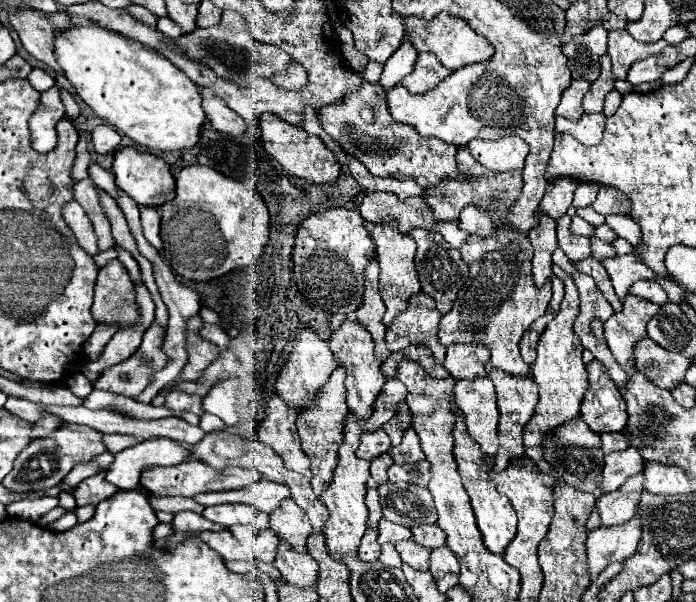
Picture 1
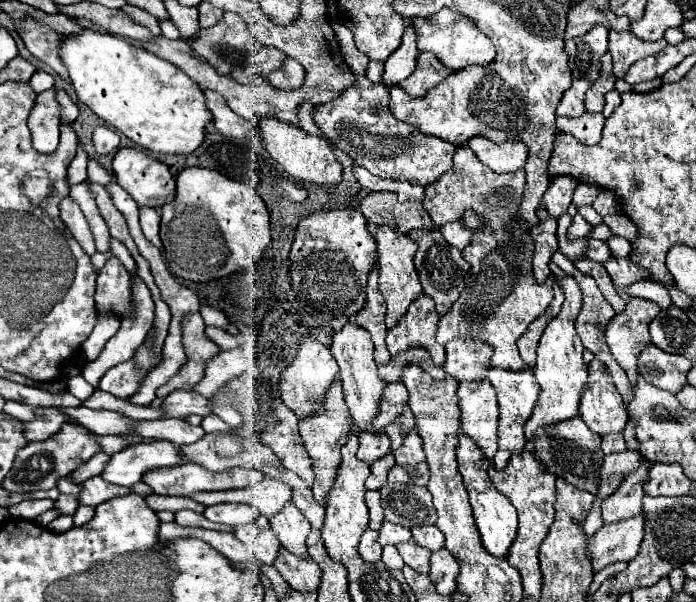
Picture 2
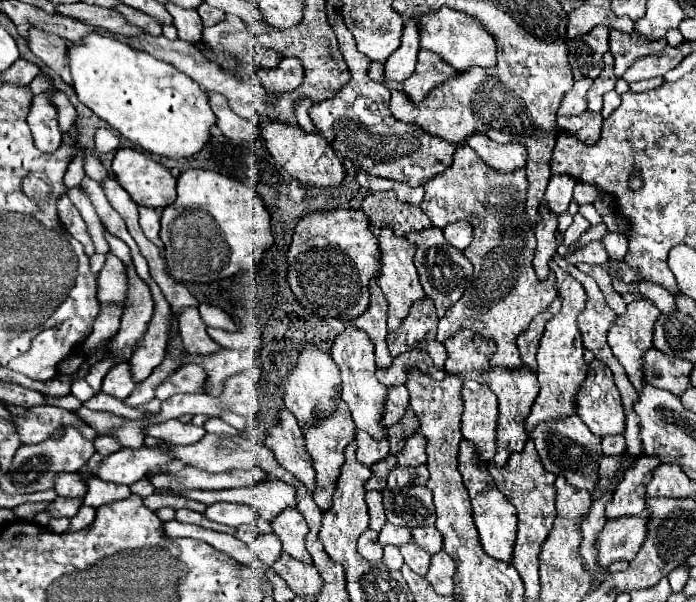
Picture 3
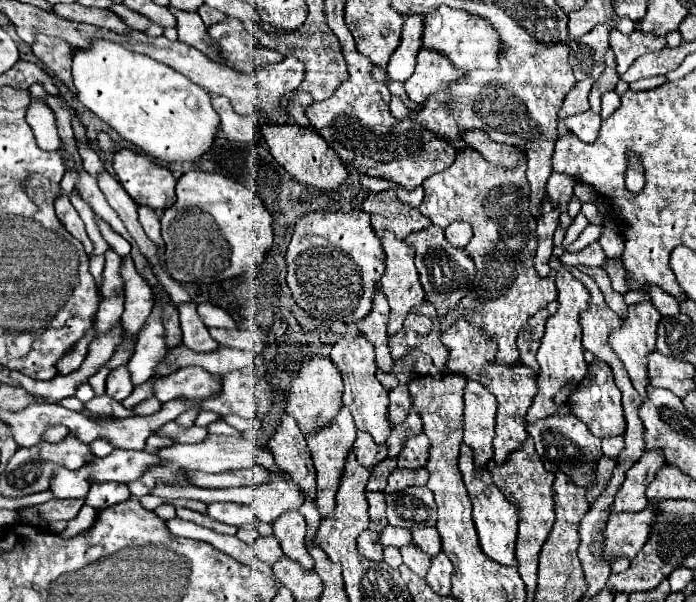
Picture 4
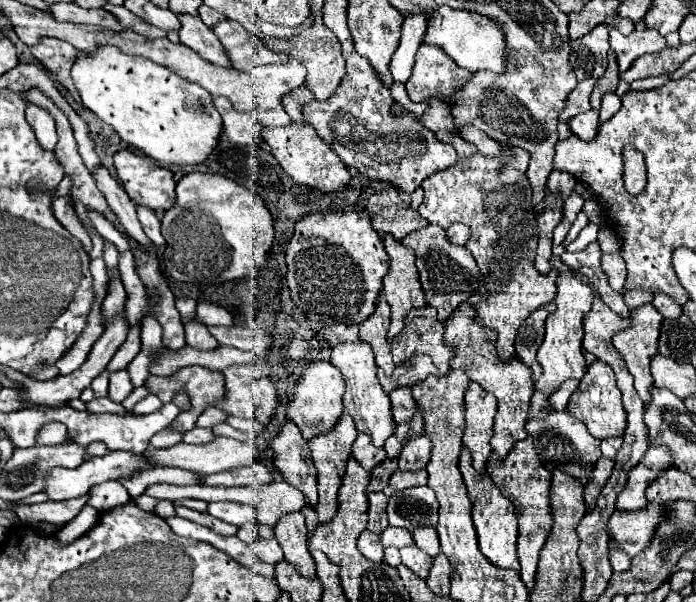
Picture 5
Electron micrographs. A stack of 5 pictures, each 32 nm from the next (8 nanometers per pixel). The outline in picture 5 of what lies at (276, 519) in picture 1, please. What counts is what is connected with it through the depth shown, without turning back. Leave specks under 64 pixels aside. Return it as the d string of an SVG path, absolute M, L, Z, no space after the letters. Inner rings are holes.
M302 514L282 516L282 522L278 522L274 530L276 530L276 540L284 550L284 560L292 564L304 578L314 578L316 564L306 548L308 530L304 516Z

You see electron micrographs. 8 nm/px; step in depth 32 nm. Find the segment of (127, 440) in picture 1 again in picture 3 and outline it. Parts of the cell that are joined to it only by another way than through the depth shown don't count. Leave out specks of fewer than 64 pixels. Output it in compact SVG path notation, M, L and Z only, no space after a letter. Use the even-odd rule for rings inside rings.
M98 436L94 440L94 448L96 448L96 454L110 456L118 450L118 444L114 444L114 438L110 438L110 436Z

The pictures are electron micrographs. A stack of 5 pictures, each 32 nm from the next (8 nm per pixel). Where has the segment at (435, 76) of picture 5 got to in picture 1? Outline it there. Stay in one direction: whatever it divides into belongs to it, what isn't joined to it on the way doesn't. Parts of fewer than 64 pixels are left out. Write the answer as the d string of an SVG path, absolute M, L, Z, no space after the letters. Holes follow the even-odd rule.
M422 52L422 54L418 54L414 72L410 76L406 76L406 80L402 80L402 86L410 94L424 94L424 92L436 88L448 74L450 74L450 70L442 68L442 64L434 56L430 56L428 52Z

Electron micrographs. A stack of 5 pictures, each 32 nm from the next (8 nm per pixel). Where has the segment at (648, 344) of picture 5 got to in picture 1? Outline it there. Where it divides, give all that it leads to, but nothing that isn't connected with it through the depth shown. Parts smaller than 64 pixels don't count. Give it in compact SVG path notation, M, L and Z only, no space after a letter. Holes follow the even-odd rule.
M628 294L624 300L624 310L614 314L614 318L604 324L604 338L628 378L634 376L634 348L640 340L648 338L646 324L658 312L658 304Z

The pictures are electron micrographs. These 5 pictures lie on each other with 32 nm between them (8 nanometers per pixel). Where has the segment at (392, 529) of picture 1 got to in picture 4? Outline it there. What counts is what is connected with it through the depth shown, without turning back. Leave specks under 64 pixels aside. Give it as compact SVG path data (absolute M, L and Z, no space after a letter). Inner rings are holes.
M386 526L380 534L380 542L384 546L396 546L396 548L402 548L402 546L408 546L412 542L412 534L410 530L406 528L396 528L396 526Z

